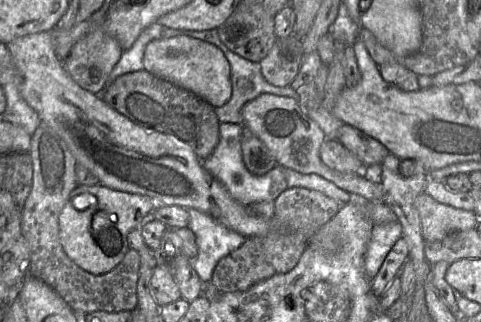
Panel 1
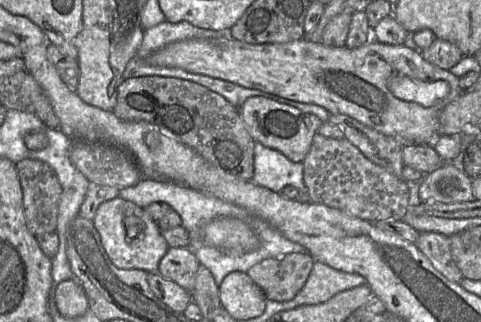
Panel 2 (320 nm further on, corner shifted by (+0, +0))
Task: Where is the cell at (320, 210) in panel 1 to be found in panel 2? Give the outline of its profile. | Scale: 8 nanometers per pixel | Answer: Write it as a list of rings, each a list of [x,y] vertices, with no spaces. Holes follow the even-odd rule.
[[[291,253],[265,259],[247,274],[263,290],[268,300],[286,302],[305,285],[315,260],[308,253]]]

